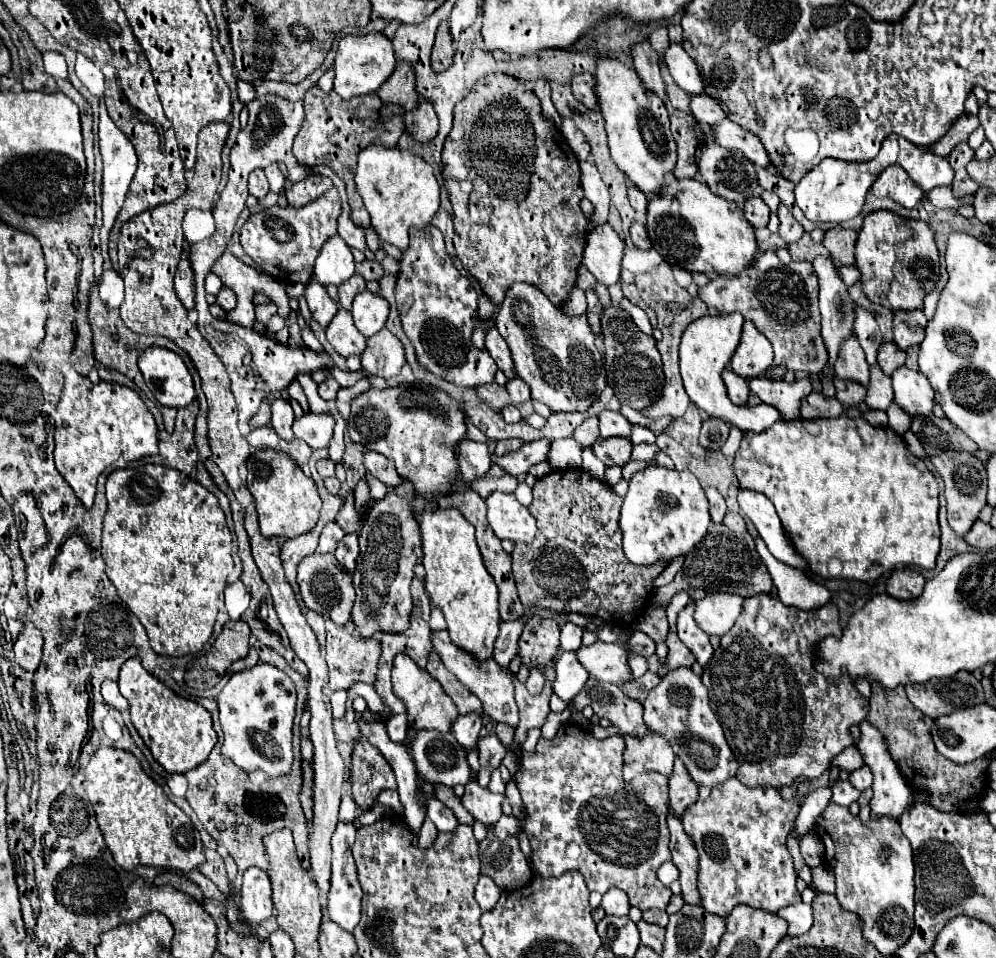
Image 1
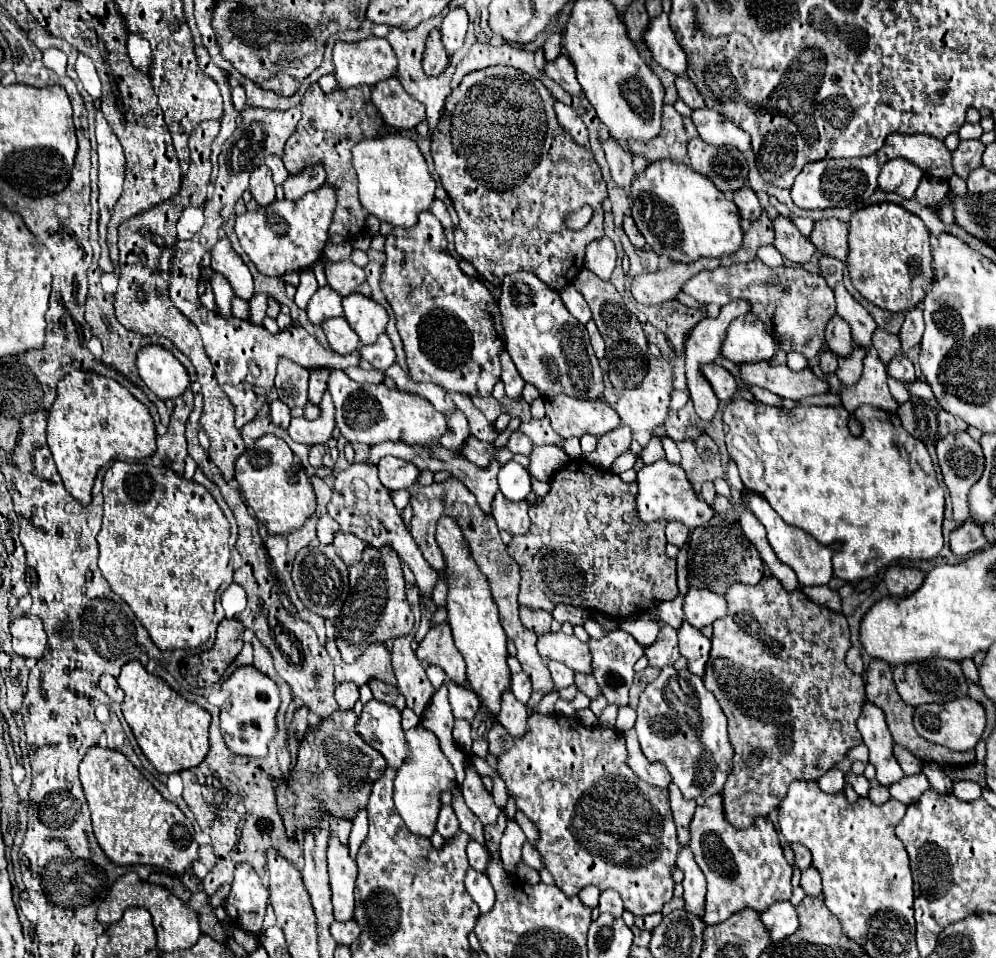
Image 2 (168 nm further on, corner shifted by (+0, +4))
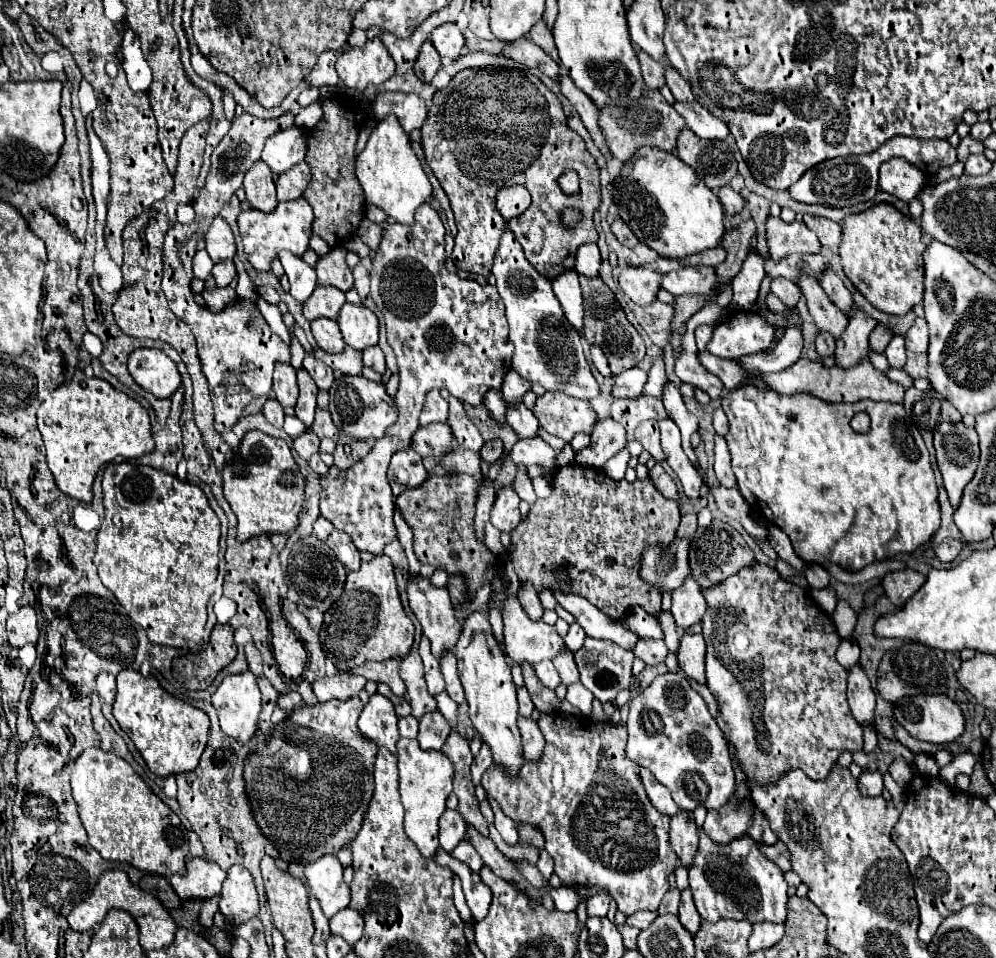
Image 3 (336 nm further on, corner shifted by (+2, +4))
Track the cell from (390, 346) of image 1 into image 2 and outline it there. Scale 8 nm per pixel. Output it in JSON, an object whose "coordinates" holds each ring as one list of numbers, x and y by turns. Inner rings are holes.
{"coordinates":[[382,333,376,343,360,347,360,355,362,355,362,359,370,361,374,369,386,369,396,361,396,353,394,353,392,341,388,339,386,333]]}

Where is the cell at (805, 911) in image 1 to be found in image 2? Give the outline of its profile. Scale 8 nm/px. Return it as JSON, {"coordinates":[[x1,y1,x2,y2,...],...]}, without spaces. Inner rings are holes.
{"coordinates":[[790,901,776,903,776,905,768,907,764,913,760,913,760,919,770,929,772,941,780,941,780,939,796,933,798,925,800,925,796,907]]}

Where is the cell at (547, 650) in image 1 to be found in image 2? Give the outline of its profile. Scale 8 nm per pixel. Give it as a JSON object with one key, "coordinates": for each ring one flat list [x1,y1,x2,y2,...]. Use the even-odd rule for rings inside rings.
{"coordinates":[[520,607,520,619,526,629,532,629,536,635,540,633,550,633,550,623,552,623,552,613,548,611,534,611,528,607]]}

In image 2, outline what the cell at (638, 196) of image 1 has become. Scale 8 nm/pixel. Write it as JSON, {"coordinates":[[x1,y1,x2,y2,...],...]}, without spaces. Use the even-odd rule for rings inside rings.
{"coordinates":[[614,139,602,141,602,147,604,147,604,153,606,153,606,161,610,165,610,171,612,171,612,179,616,181,618,187,630,189,632,181,636,179,630,153]]}

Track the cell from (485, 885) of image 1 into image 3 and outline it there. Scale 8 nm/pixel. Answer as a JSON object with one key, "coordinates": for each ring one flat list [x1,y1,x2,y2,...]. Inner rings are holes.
{"coordinates":[[440,851,438,857,434,857,434,861,438,865,450,867,460,877,462,891,464,891,464,897,466,897,466,905,470,907,472,919,474,921,482,921,488,915,488,907,490,907,490,901,492,901,490,887,482,883,482,879,480,879,478,873,466,869,466,865,462,865,456,859,452,859,446,851]]}

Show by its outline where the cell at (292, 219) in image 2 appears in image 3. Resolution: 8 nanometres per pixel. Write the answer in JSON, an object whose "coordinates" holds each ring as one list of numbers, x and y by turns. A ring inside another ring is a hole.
{"coordinates":[[304,199,278,203,278,207,270,213,262,213,258,209,242,211,238,215,238,229,240,229,240,235,242,235,244,253,246,253,248,261,254,265,254,269,268,271,272,259,282,249,292,251,294,255,302,255,308,249,308,241,310,241,310,235,312,235,312,221,314,221,312,207]]}

